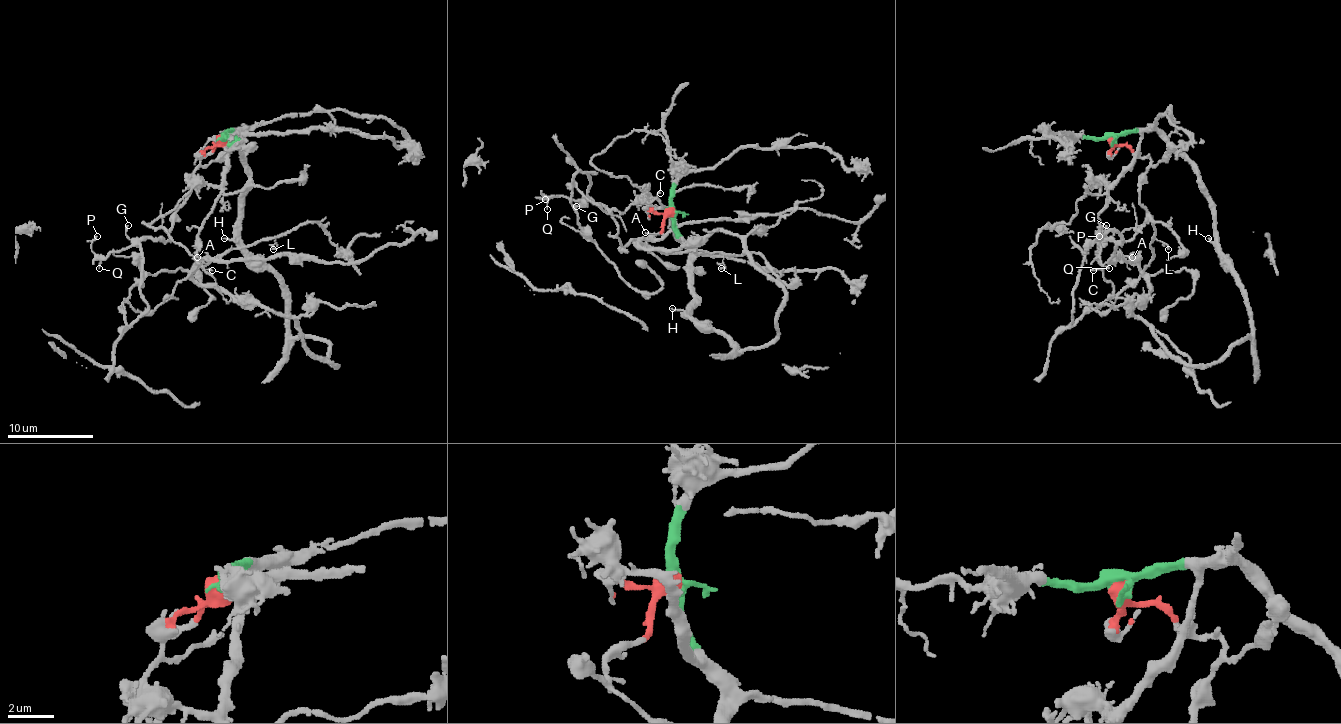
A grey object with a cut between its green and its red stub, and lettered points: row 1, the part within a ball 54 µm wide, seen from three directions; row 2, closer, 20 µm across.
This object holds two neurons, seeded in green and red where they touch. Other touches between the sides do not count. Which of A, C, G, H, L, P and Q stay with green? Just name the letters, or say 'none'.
A, C, H, L

